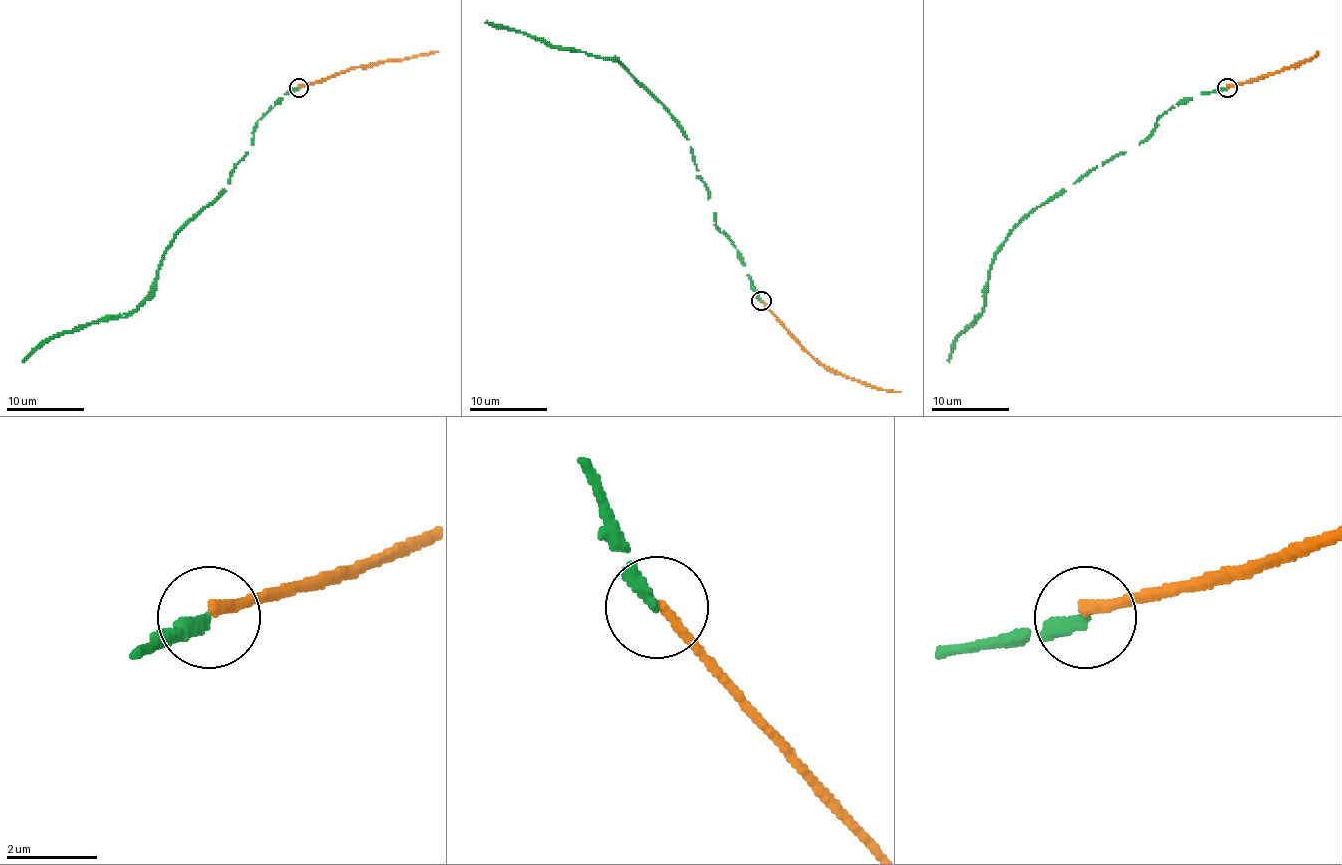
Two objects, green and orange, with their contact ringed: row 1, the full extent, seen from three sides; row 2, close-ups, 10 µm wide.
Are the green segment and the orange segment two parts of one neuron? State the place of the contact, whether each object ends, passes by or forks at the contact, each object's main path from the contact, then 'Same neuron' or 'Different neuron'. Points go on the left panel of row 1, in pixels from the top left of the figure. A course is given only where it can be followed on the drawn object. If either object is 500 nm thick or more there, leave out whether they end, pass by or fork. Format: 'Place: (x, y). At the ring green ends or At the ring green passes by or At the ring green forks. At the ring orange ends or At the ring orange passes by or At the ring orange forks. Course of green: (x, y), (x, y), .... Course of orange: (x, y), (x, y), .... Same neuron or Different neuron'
Place: (298, 88). At the ring green ends. At the ring orange ends. Course of green: (298, 88), (286, 92), (257, 121), (226, 191), (176, 236), (154, 290), (135, 309), (46, 339), (22, 362). Course of orange: (298, 86), (319, 82), (350, 69), (438, 51). Different neuron

